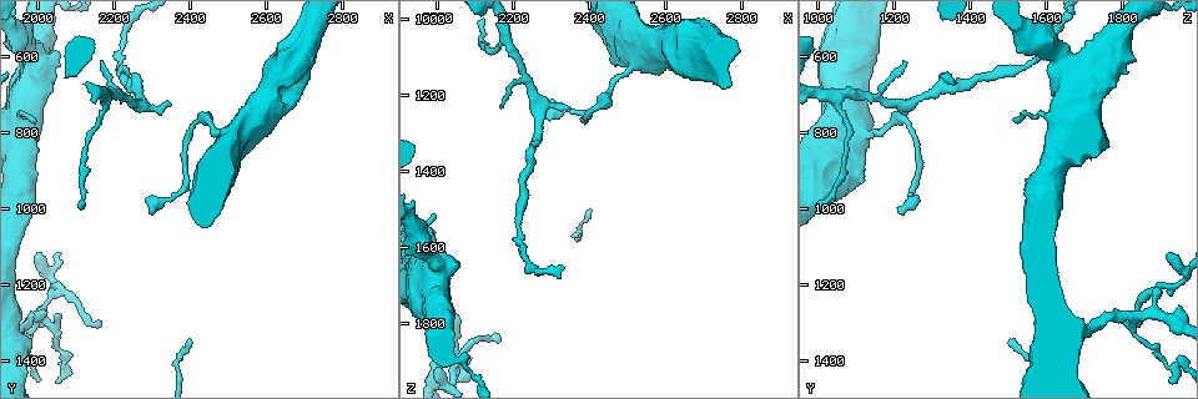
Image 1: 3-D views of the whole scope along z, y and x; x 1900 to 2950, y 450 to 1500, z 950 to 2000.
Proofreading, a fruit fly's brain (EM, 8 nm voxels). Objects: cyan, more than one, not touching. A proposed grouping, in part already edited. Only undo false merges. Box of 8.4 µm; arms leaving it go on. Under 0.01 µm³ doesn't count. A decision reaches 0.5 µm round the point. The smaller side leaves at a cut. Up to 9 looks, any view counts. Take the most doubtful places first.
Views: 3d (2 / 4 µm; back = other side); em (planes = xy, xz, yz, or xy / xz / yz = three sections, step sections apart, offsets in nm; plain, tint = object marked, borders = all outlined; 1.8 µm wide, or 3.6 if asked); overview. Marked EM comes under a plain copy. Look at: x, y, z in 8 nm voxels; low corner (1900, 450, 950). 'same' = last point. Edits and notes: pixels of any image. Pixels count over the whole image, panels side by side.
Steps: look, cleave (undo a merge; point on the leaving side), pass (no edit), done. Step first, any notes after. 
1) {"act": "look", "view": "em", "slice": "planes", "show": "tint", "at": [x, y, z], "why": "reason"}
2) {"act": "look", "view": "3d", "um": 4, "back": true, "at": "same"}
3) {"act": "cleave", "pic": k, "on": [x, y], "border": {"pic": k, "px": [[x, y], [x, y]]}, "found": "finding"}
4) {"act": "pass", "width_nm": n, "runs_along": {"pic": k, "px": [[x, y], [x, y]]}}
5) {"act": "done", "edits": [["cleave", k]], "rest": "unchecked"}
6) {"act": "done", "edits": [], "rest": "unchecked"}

{"act": "look", "view": "em", "slice": "xz", "step": 16, "show": "tint", "at": [2010, 1270, 1870], "why": "thin neck"}

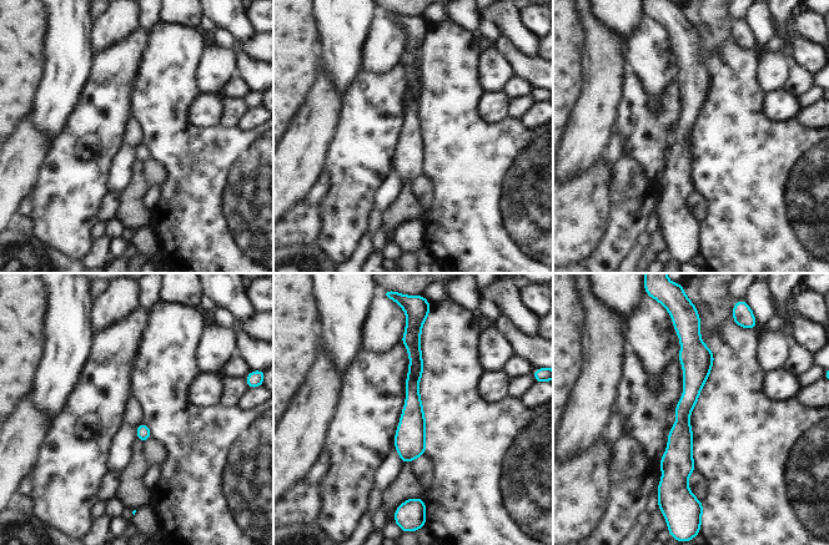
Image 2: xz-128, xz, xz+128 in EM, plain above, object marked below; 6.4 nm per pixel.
{"act": "look", "view": "em", "slice": "planes", "show": "tint", "at": "same", "why": "another direction"}

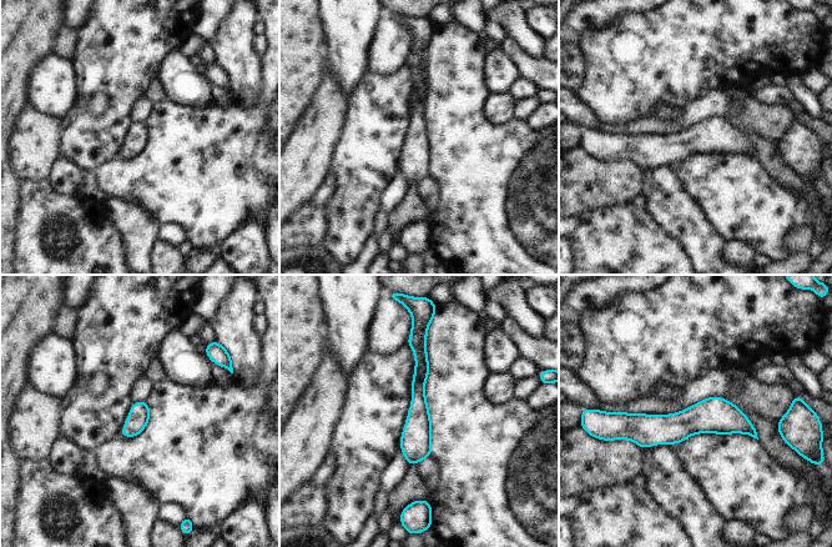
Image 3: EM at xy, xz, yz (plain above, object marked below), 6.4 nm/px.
{"act": "pass", "found": "all the same neuron"}

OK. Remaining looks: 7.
{"act": "look", "view": "em", "slice": "planes", "show": "borders", "at": [2180, 710, 1055], "why": "thick turns thin"}

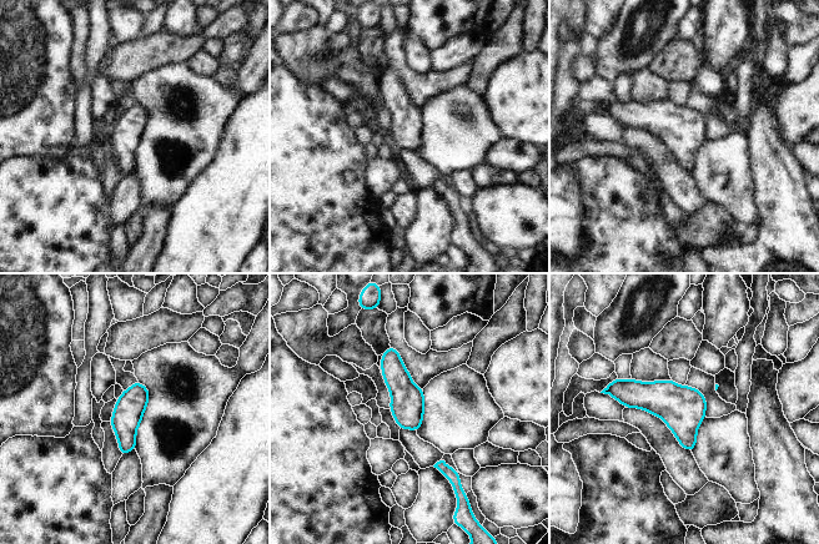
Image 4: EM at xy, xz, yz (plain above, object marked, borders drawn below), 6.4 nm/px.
{"act": "pass", "found": "continuous, no second neuron"}

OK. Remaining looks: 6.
{"act": "look", "view": "3d", "um": 4, "back": true, "at": [1990, 680, 1660], "why": "sudden change in width"}

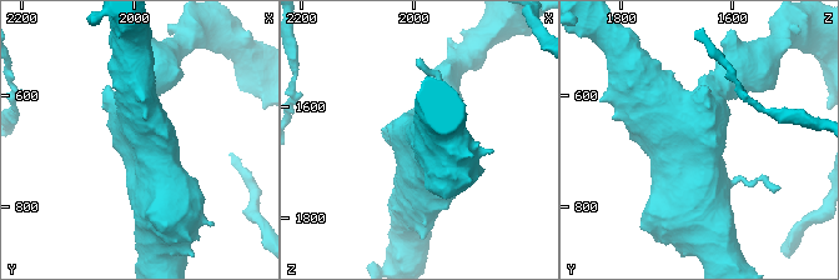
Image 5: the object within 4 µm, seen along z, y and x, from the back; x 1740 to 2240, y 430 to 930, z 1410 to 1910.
{"act": "look", "view": "em", "um": 3.6, "slice": "planes", "show": "tint", "at": "same", "why": "need the tissue"}

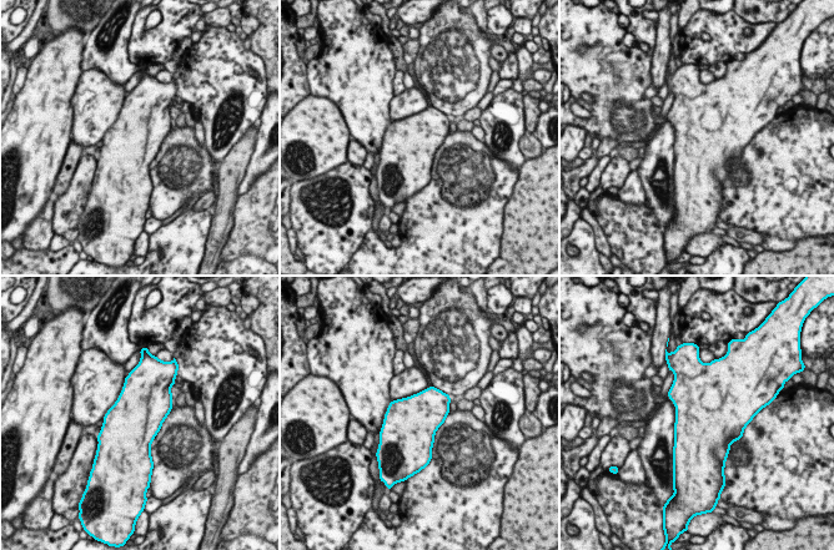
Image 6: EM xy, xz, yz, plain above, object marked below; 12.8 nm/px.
{"act": "pass", "found": "all the same neuron"}

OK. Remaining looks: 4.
{"act": "look", "view": "3d", "um": 4, "at": [2390, 940, 1260], "why": "abrupt turn"}

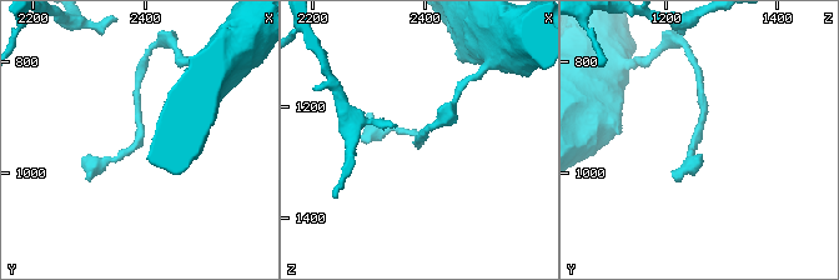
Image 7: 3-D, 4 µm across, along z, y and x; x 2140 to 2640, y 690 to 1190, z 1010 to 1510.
{"act": "look", "view": "em", "um": 3.6, "slice": "planes", "show": "tint", "at": [2390, 935, 1255], "why": "now the EM"}

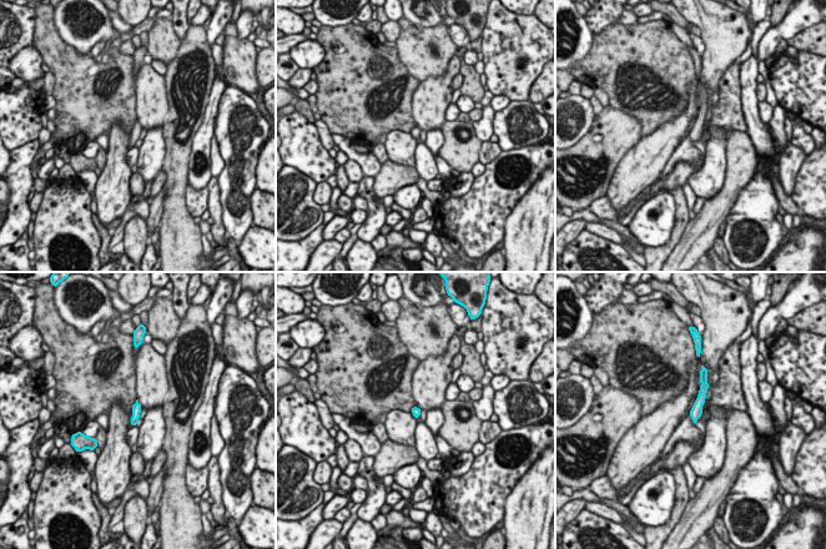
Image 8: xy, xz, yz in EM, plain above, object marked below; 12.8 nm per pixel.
{"act": "pass", "found": "all the same neuron"}

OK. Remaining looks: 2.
{"act": "done", "edits": [], "rest": "unchecked"}

